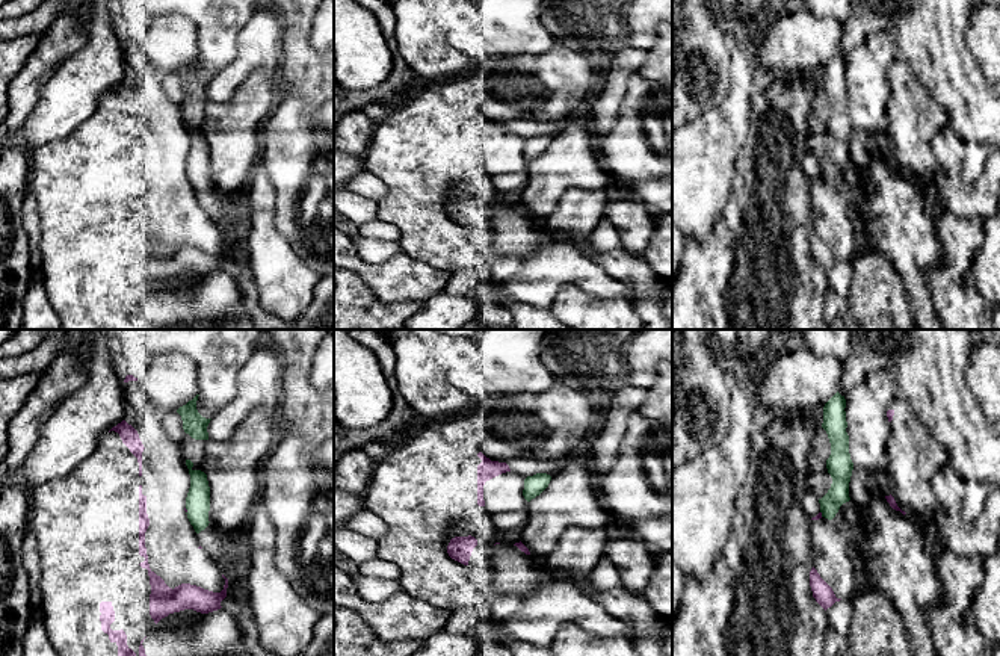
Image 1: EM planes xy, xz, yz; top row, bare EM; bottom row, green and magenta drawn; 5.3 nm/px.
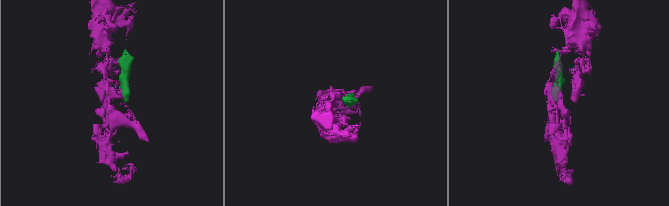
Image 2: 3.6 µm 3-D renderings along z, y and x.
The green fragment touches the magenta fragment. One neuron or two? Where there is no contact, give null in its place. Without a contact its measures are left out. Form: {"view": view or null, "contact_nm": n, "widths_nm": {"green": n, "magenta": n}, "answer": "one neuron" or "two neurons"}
{"view": "xy", "contact_nm": 30, "widths_nm": {"green": 130, "magenta": 20}, "answer": "two neurons"}

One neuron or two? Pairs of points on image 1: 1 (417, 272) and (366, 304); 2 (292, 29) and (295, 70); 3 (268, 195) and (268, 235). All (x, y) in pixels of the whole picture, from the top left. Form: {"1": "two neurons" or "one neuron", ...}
{"1": "two neurons", "2": "one neuron", "3": "two neurons"}

